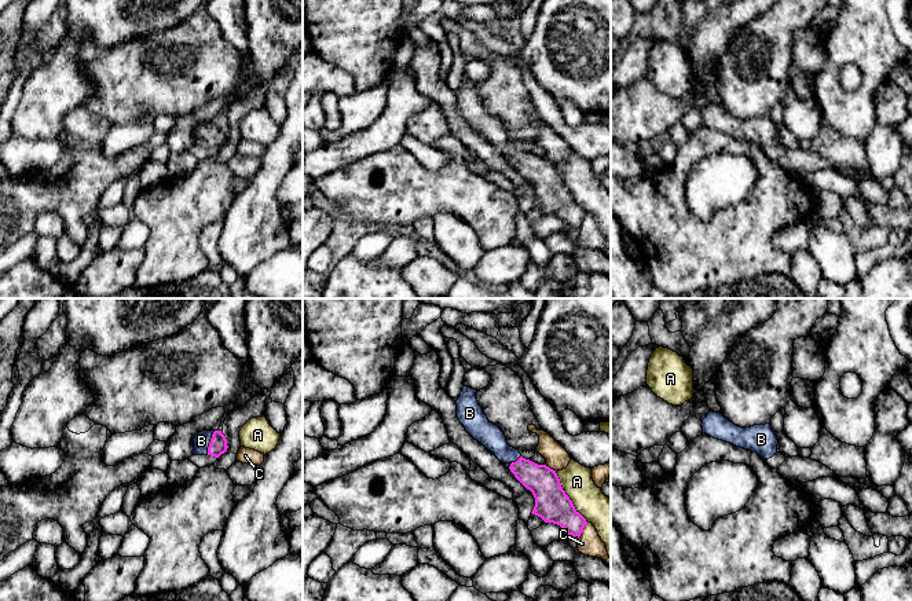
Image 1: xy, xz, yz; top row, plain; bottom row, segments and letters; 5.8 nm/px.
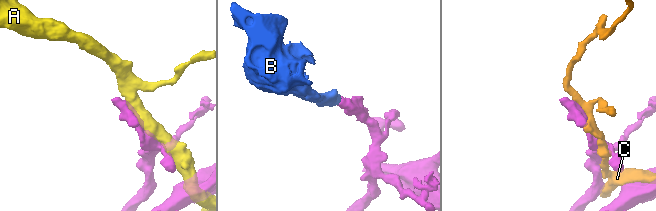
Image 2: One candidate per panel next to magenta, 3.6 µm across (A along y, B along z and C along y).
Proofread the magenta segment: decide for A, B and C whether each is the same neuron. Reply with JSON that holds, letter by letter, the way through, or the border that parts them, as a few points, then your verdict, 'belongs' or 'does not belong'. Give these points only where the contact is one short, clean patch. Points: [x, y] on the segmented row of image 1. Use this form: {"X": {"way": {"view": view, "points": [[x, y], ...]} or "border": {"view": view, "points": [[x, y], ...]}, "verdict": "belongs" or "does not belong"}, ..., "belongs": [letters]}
{"A": {"verdict": "does not belong"}, "B": {"way": {"view": "xy", "points": [[218, 446], [209, 443], [201, 440]]}, "verdict": "belongs"}, "C": {"verdict": "does not belong"}, "belongs": ["B"]}

